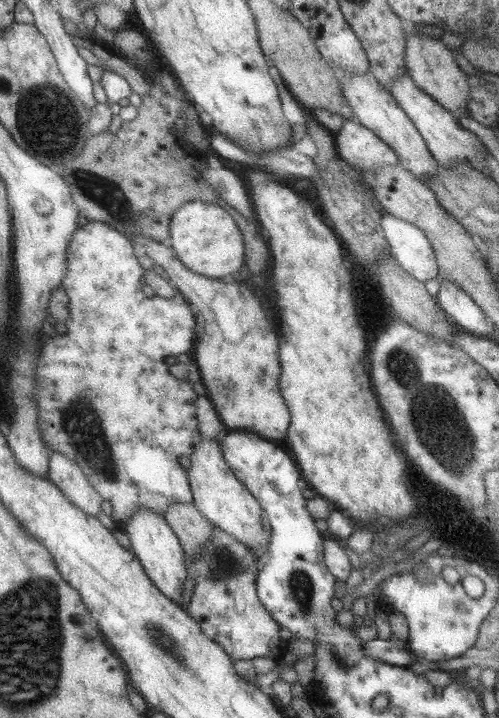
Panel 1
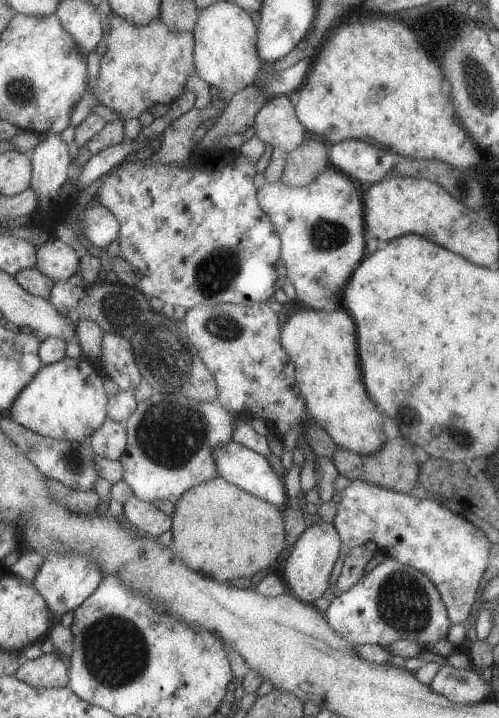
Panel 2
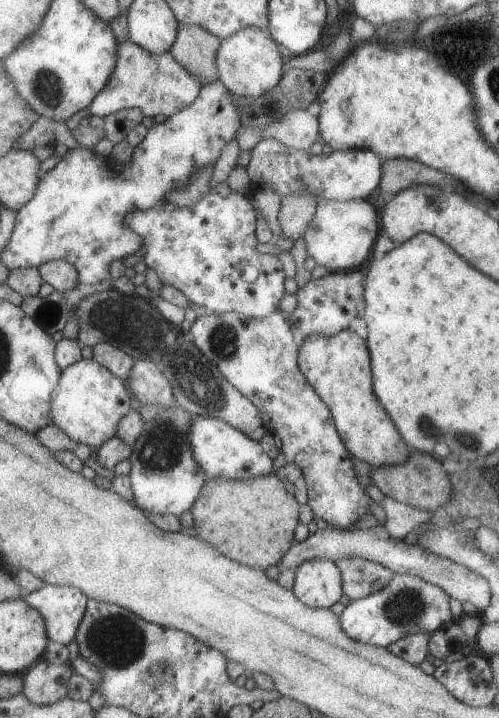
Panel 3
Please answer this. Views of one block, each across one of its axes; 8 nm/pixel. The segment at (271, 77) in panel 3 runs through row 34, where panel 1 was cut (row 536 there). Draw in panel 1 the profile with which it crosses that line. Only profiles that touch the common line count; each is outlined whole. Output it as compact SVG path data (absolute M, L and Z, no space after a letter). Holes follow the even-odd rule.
M201 438L189 458L191 467L186 473L193 506L214 528L226 532L231 538L252 550L258 556L257 560L261 562L266 560L270 535L263 531L263 524L261 524L263 510L245 485L241 484L228 468L220 453L217 438L214 440Z

